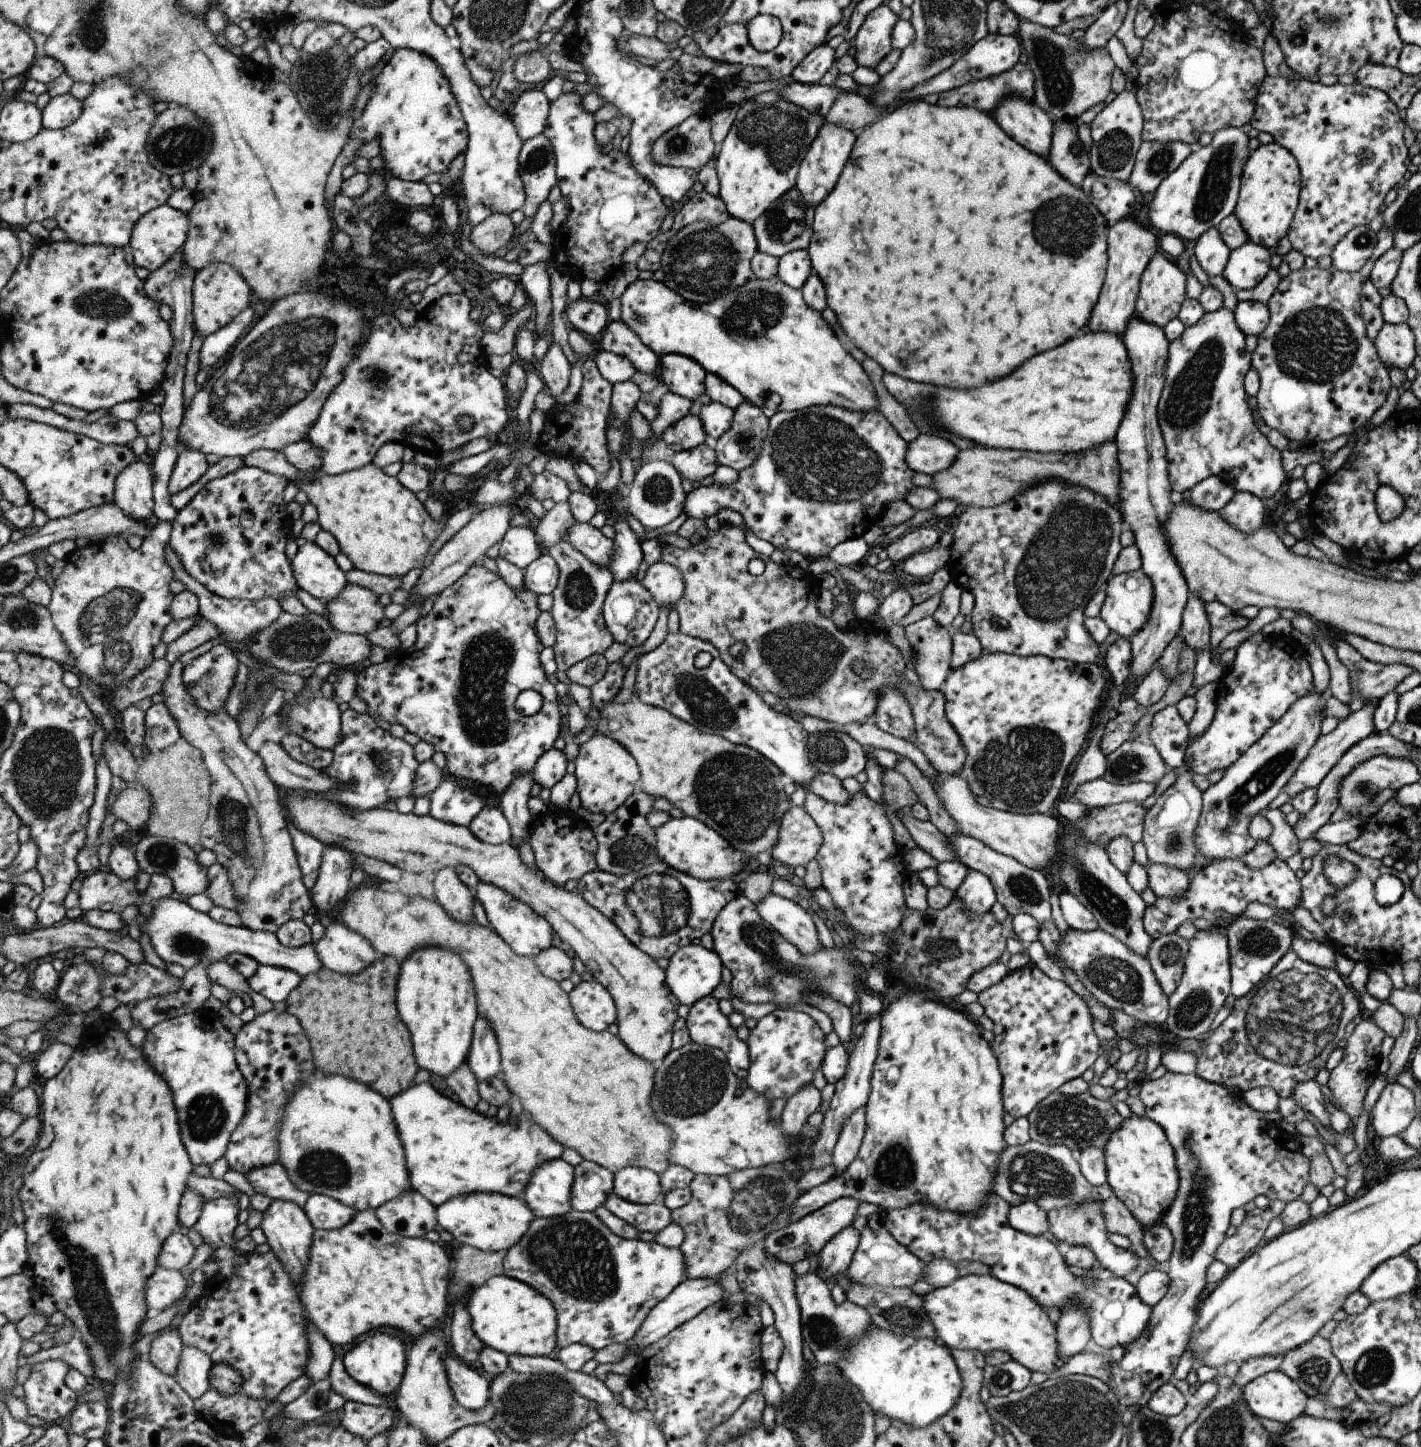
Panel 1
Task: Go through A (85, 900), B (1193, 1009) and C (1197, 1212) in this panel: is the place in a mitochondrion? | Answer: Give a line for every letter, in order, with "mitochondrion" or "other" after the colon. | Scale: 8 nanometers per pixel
A: other
B: mitochondrion
C: mitochondrion

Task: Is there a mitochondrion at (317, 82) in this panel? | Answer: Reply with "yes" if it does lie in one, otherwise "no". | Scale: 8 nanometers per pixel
yes

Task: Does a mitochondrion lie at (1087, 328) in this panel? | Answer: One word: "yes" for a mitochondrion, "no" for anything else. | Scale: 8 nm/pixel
no

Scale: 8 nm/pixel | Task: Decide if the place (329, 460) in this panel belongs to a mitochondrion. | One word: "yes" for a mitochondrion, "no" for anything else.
no

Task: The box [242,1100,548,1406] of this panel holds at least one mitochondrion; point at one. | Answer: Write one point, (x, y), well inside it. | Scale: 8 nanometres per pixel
(322, 1166)

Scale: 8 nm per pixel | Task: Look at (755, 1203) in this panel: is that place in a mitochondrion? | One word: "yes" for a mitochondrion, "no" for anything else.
yes

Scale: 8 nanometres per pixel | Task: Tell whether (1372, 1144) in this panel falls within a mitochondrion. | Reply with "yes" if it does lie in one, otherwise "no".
no

